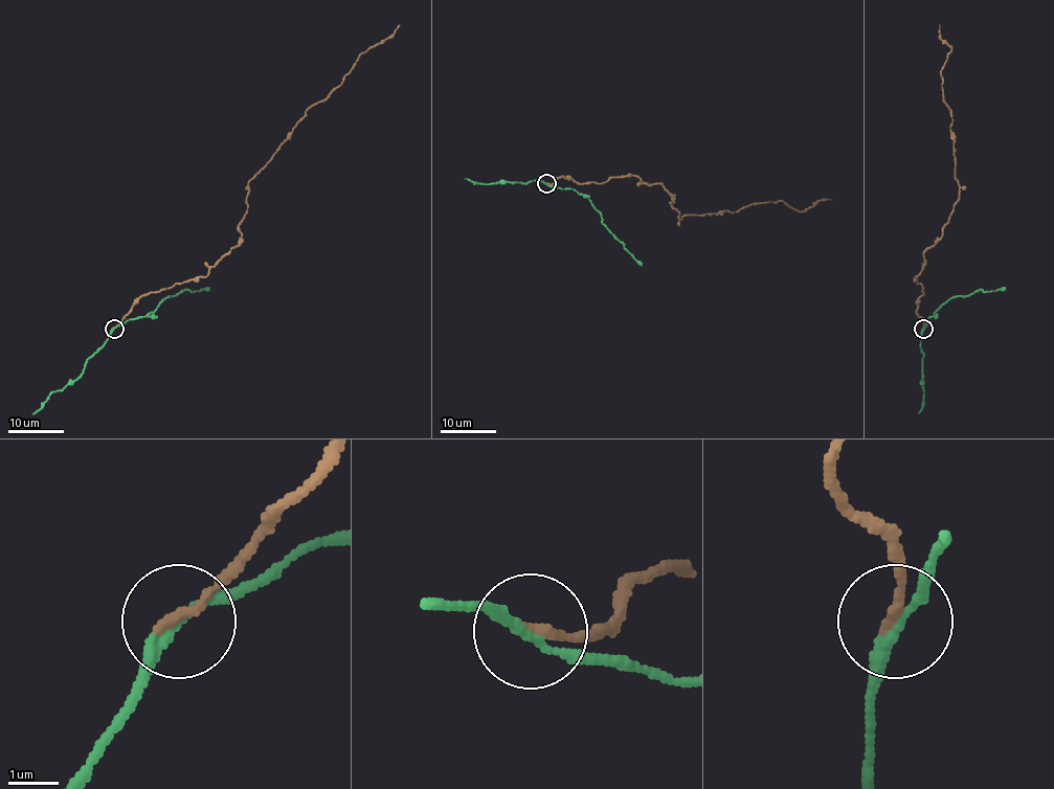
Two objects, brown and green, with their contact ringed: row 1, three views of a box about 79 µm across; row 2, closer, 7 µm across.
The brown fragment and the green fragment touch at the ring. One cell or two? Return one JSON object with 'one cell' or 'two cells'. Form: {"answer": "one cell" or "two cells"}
{"answer": "one cell"}

